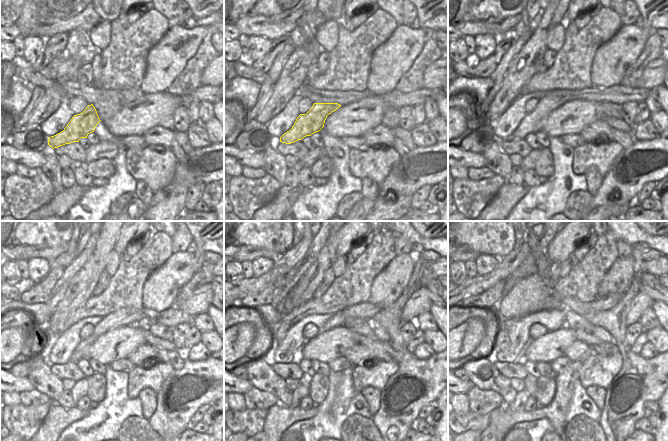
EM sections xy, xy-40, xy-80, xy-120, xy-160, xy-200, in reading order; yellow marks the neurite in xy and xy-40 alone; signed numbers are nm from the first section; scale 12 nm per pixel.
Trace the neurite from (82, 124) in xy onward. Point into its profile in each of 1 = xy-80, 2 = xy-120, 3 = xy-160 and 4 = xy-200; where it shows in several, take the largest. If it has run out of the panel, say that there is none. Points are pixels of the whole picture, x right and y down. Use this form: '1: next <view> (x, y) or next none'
1: next xy-80 (532, 123)
2: next xy-120 (116, 319)
3: next xy-160 (367, 310)
4: next xy-200 (607, 302)

